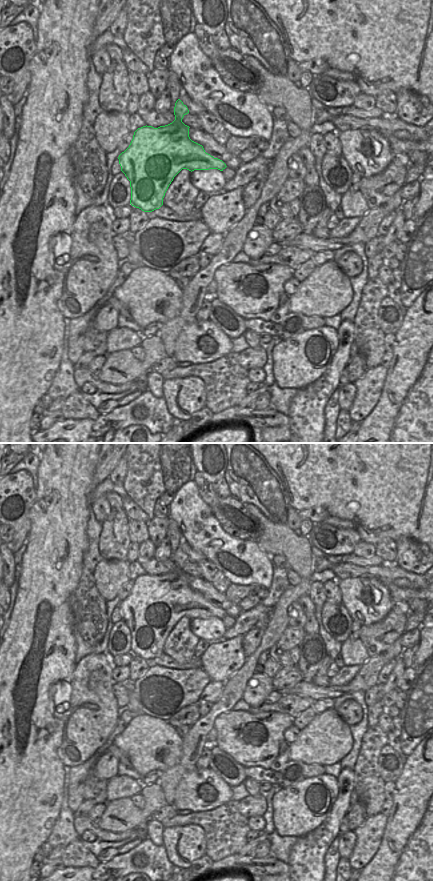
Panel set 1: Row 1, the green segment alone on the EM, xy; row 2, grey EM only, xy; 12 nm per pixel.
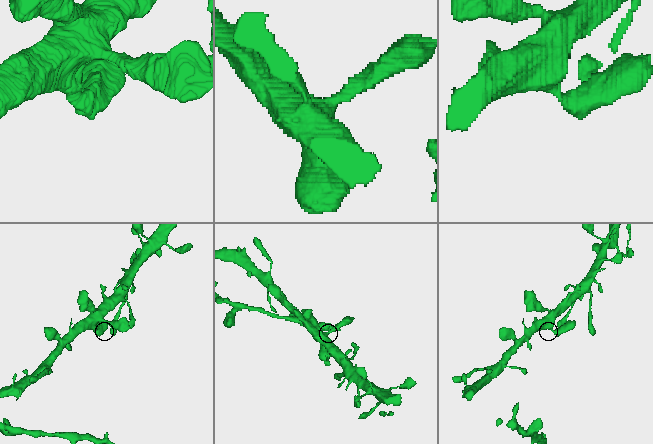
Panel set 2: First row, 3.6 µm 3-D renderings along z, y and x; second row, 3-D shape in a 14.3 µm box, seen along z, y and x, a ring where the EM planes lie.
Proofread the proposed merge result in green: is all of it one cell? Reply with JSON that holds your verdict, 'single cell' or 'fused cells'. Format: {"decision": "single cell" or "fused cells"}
{"decision": "single cell"}

